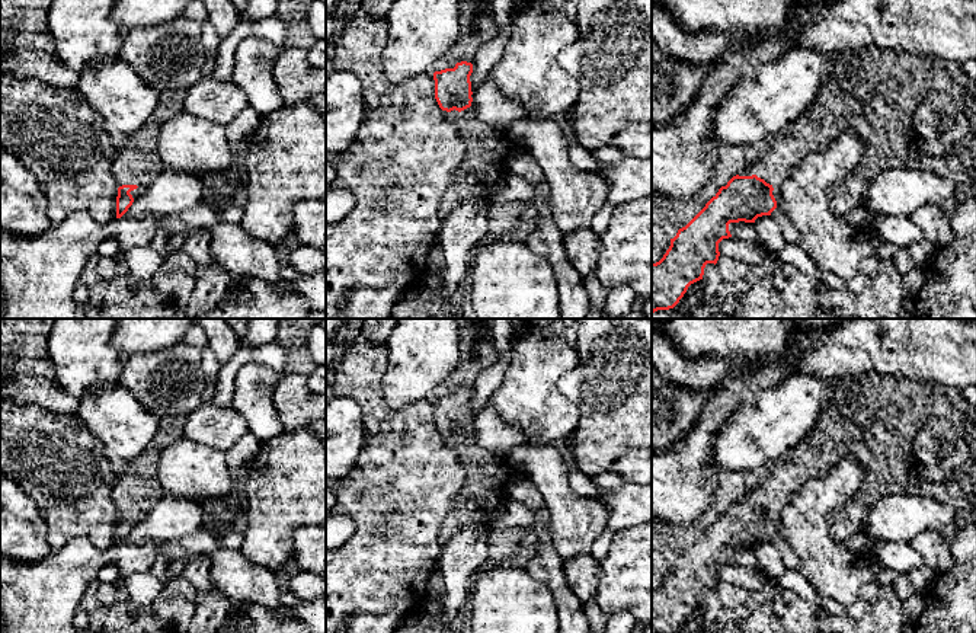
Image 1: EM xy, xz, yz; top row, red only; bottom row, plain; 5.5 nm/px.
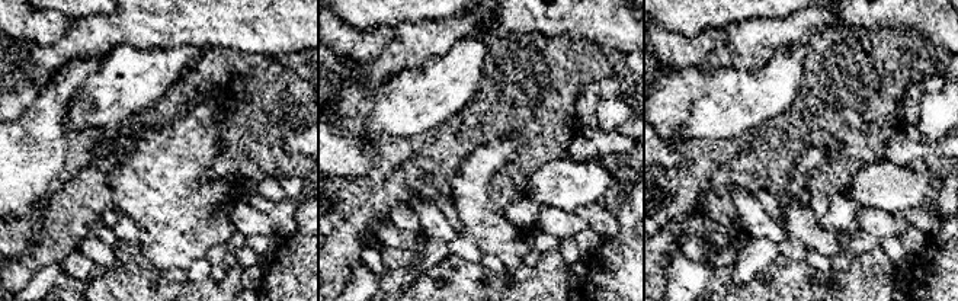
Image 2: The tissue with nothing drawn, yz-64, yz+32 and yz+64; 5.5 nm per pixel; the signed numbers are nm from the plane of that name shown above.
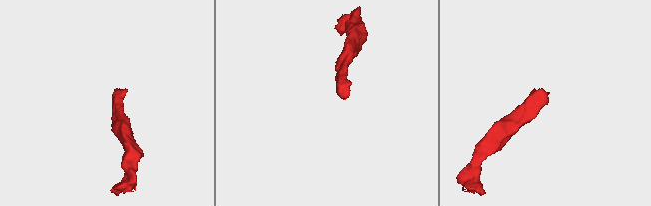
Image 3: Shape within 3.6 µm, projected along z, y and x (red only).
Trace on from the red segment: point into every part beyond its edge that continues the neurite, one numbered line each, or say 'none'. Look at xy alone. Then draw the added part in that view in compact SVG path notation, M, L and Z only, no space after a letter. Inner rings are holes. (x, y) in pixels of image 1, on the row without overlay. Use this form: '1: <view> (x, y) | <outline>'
1: xy (137, 488) | M166 415L159 419L157 432L148 448L137 458L116 467L116 485L112 501L118 514L137 511L131 517L134 527L144 521L153 506L163 498L164 490L159 480L161 453L183 437L186 416Z

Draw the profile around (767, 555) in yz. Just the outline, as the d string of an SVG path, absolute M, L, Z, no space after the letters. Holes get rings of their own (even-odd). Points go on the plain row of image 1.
M771 541L758 543L753 552L761 563L762 572L767 576L778 579L785 573L787 568L784 566L778 550Z

